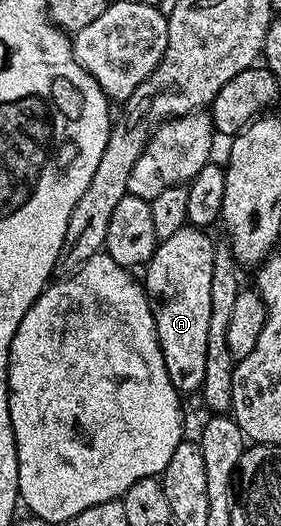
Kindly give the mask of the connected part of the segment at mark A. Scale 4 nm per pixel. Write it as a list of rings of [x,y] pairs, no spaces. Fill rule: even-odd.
[[[185,227],[170,235],[170,239],[159,242],[152,257],[143,270],[142,284],[149,296],[148,312],[154,315],[156,328],[156,344],[158,352],[168,368],[170,383],[174,383],[177,393],[201,392],[206,375],[206,347],[210,335],[210,278],[214,271],[214,255],[216,245],[208,238],[209,234],[203,229]]]

